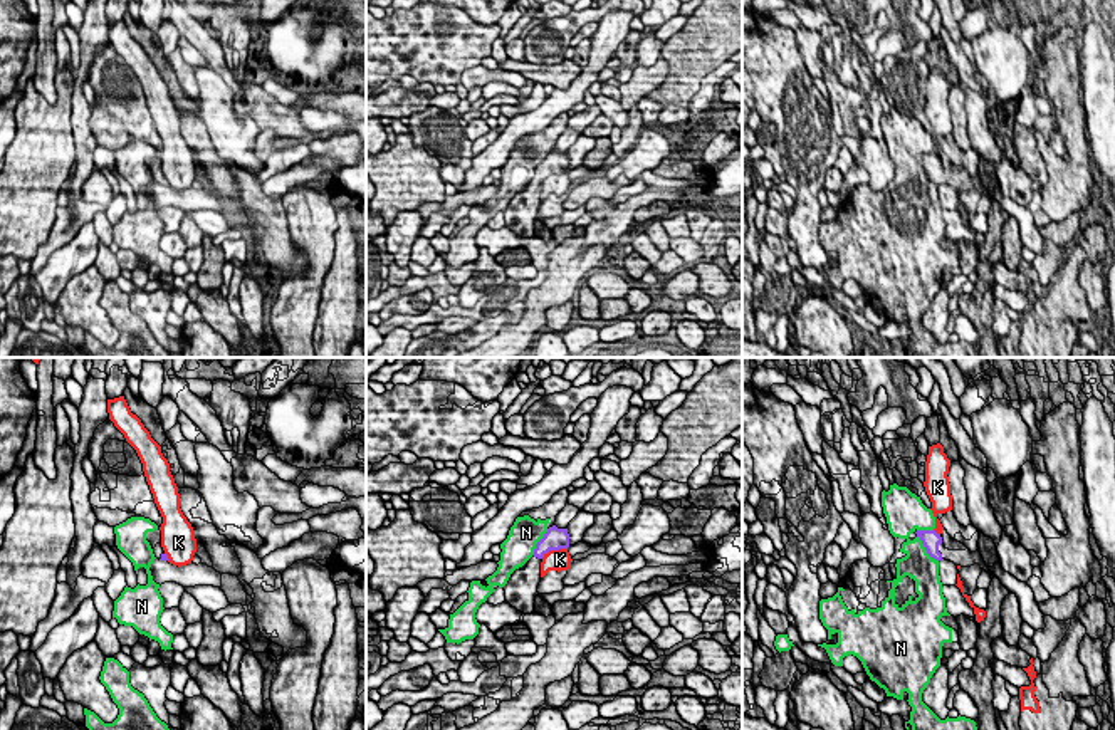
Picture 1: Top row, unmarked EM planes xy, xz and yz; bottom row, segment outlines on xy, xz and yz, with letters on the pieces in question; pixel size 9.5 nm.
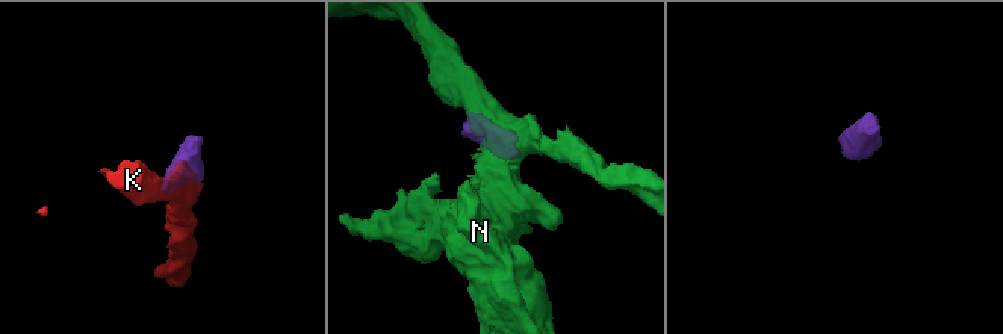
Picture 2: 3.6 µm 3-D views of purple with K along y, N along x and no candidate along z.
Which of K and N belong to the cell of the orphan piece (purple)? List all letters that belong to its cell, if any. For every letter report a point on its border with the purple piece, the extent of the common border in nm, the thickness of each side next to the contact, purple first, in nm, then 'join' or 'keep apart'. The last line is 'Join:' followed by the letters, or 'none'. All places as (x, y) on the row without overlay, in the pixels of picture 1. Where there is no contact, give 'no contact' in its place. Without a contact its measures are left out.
K: xz (553, 173) | 280 nm | 220/190 nm | keep apart
N: yz (926, 173) | 320 nm | 180/300 nm | keep apart
Join: none

